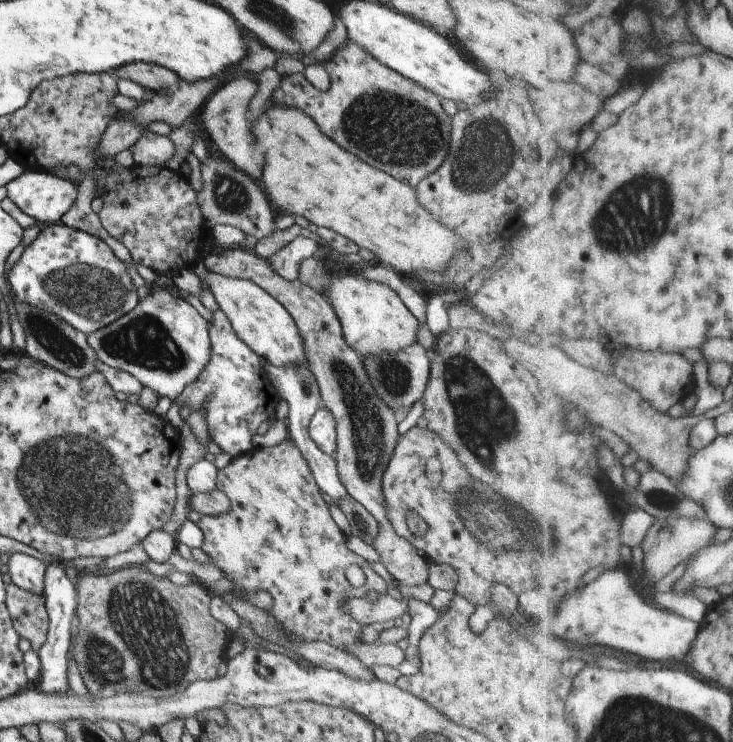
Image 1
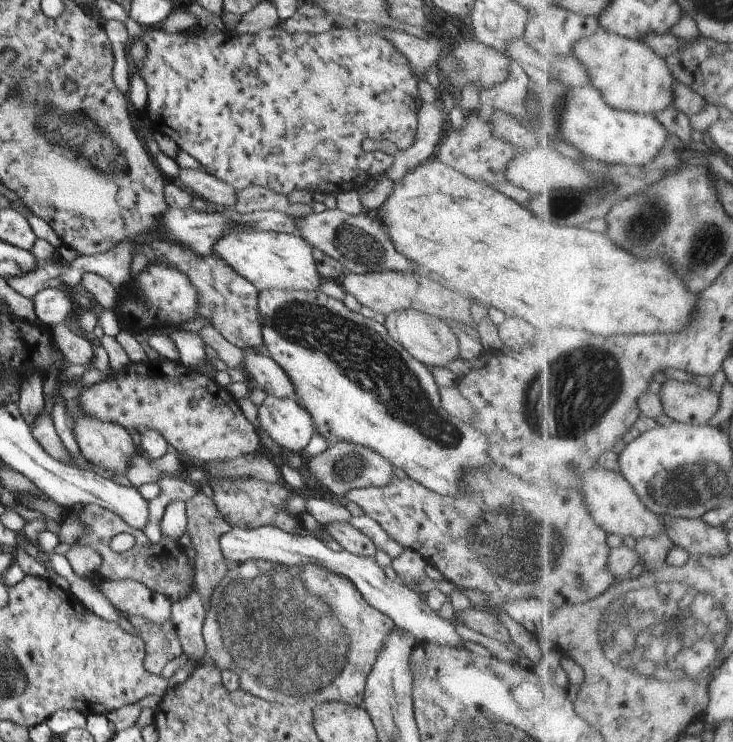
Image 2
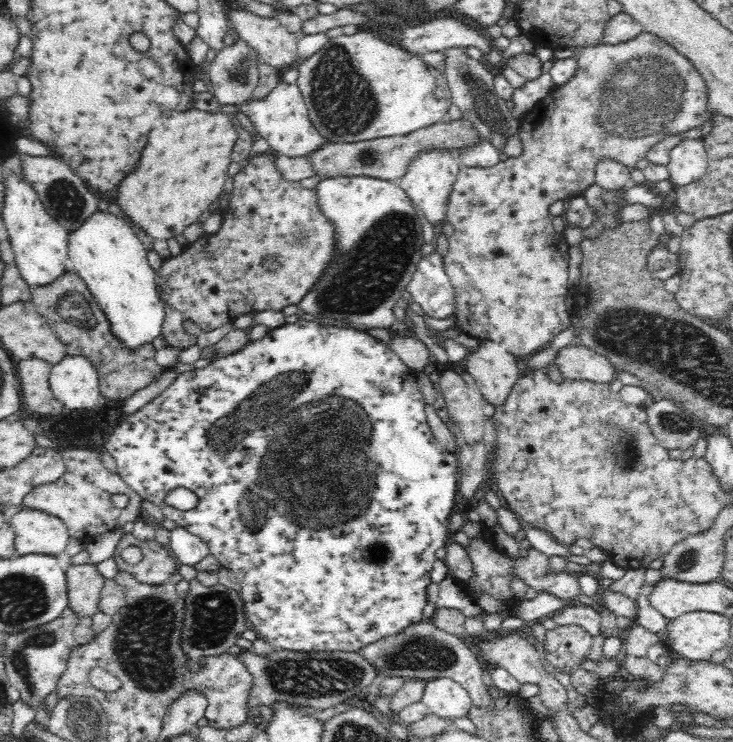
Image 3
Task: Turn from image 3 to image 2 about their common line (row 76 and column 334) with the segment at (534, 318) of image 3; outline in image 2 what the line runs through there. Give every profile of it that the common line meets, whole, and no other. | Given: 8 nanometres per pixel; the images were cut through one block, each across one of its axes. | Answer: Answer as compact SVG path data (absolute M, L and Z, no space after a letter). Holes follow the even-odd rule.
M248 559L247 561L230 565L224 578L213 590L213 595L206 604L207 613L203 622L203 639L205 640L207 657L218 669L234 671L240 679L240 688L249 691L261 699L277 703L299 703L305 702L311 707L320 703L341 702L349 705L360 705L363 702L365 686L370 671L378 660L380 651L387 641L387 635L391 633L395 623L383 612L370 606L369 602L360 594L354 583L338 573L325 569L320 565L278 565L264 559Z

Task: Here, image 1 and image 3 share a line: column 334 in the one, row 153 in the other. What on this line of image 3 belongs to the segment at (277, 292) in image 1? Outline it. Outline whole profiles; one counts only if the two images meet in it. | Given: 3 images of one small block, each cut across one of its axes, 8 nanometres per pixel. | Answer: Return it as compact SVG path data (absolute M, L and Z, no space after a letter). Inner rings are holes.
M465 119L434 124L430 127L415 130L407 135L382 137L354 143L326 142L320 150L312 152L308 159L312 161L316 174L325 177L339 176L370 176L397 182L408 170L408 164L424 150L447 148L456 153L466 146L480 142L481 135L474 126Z

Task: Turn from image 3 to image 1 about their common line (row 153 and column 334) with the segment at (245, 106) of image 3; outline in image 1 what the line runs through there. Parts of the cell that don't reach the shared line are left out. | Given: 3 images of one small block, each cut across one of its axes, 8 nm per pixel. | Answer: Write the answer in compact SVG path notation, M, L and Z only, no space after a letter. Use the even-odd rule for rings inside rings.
M354 268L345 273L335 273L330 288L324 290L324 296L342 324L344 340L362 358L376 356L380 352L400 352L406 346L418 342L416 333L422 324L406 308L398 293L383 284L362 280Z

